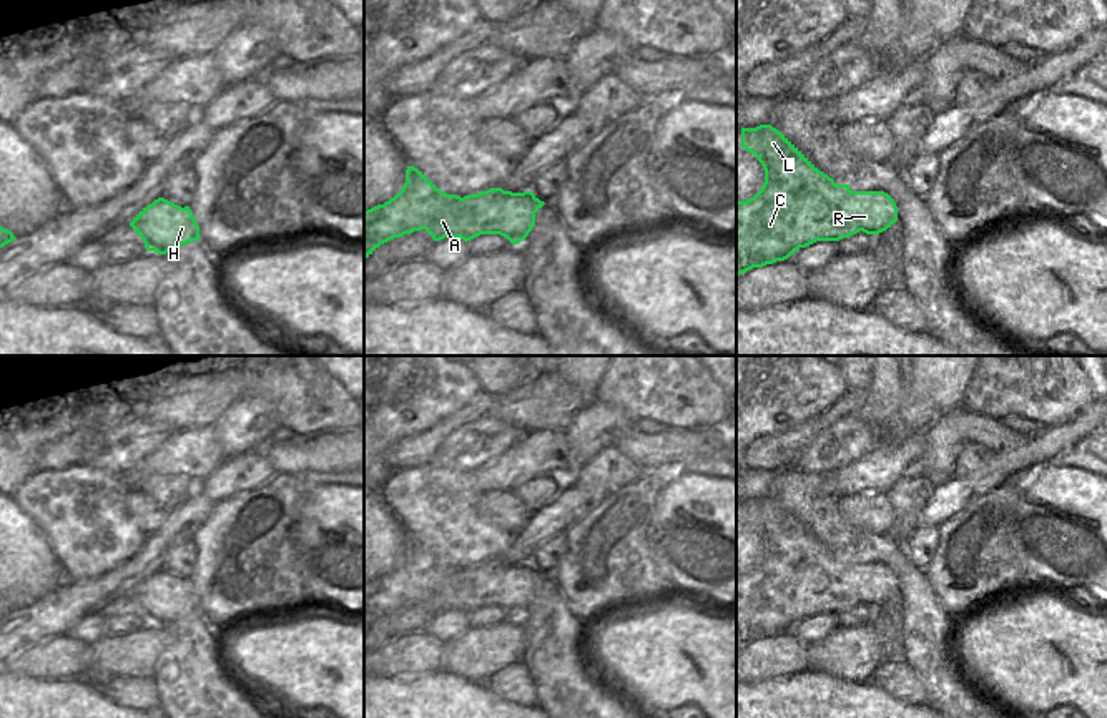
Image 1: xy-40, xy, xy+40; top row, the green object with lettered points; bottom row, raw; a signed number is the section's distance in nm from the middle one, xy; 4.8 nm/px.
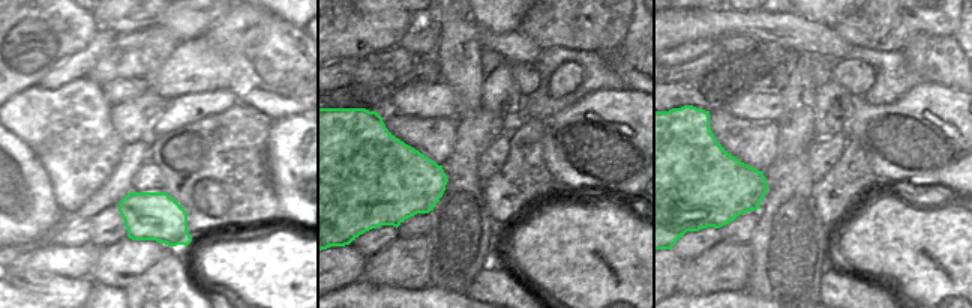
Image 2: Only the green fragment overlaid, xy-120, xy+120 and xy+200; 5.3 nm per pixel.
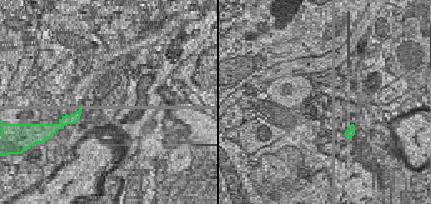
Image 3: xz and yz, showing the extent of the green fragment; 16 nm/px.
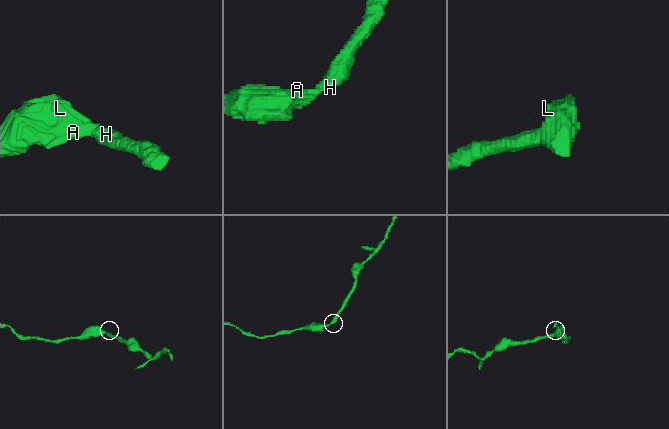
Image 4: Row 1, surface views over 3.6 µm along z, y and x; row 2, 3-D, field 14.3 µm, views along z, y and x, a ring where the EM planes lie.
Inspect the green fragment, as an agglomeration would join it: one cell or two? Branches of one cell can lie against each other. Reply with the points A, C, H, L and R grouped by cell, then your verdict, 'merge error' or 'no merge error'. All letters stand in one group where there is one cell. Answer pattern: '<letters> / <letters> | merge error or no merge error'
A C H L R | no merge error

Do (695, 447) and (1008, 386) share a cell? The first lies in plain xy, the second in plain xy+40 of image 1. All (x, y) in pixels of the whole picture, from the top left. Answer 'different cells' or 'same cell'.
different cells

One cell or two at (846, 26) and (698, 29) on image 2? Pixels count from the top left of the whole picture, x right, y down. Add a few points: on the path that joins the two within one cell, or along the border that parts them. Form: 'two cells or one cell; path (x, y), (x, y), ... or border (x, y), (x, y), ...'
two cells; border (831, 27), (852, 45)

